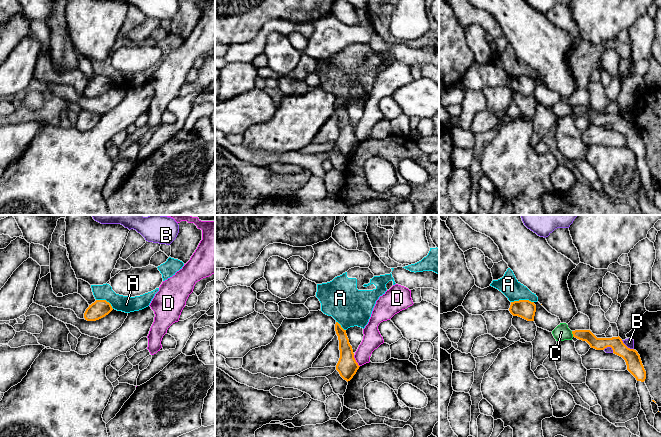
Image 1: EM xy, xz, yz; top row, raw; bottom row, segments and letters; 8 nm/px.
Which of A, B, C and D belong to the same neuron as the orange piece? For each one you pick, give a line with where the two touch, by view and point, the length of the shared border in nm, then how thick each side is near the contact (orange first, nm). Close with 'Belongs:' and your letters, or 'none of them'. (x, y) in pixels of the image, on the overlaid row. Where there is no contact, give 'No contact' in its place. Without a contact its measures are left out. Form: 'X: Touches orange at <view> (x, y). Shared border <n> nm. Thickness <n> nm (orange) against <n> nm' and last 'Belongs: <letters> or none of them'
Belongs: none of them

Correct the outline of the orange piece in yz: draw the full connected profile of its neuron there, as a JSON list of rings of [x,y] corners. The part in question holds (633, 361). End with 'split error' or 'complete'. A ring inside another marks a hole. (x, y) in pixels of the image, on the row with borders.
[[[590,330],[572,331],[573,337],[586,341],[591,348],[596,350],[604,350],[611,347],[613,353],[622,357],[627,365],[627,370],[636,378],[637,381],[644,382],[646,379],[646,371],[642,364],[640,355],[634,349],[628,348],[618,337],[597,338]]]; complete

